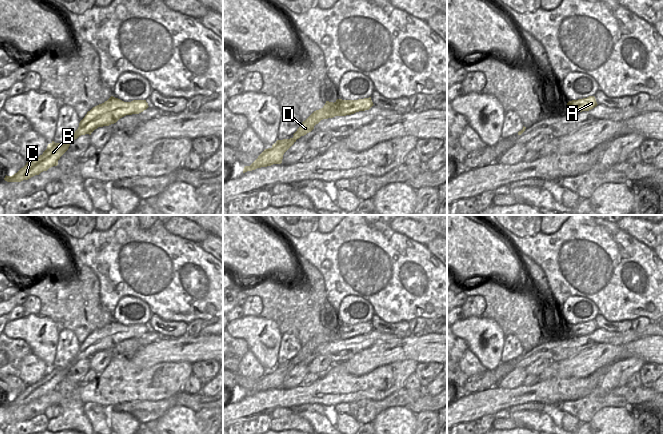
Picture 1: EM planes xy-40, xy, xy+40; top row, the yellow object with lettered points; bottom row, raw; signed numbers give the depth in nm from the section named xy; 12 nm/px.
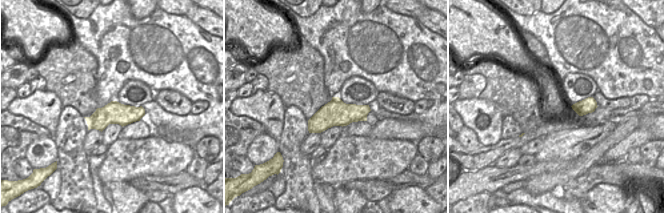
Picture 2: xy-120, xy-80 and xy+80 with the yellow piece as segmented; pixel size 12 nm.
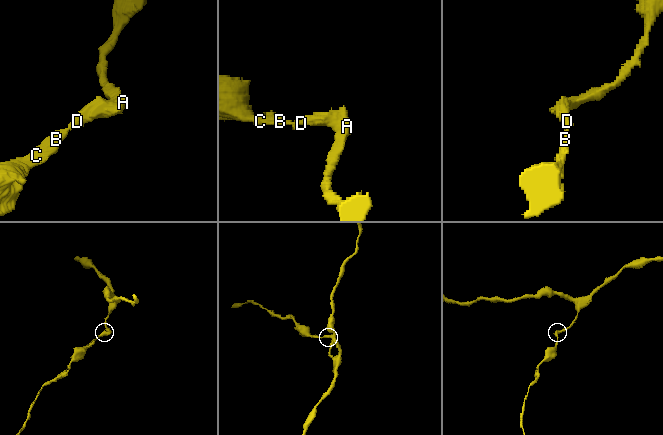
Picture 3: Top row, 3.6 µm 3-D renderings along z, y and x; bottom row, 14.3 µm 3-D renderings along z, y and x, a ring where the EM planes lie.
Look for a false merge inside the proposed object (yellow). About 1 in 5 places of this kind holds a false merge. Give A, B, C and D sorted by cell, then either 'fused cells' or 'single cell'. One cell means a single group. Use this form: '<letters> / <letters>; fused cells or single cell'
A B C D; single cell

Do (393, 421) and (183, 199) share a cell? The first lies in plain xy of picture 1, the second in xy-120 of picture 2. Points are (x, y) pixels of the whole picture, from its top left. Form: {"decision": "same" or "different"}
{"decision": "same"}

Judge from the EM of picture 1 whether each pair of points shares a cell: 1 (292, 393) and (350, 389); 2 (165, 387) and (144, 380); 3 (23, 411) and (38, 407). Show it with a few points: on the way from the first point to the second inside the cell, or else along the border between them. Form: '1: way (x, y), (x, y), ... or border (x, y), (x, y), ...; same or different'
1: way (306, 393), (312, 393), (316, 389), (336, 389); same
2: way (160, 383), (149, 383); same
3: way (27, 411), (34, 408); same

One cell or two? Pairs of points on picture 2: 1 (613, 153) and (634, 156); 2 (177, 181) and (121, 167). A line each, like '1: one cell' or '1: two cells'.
1: two cells
2: two cells

